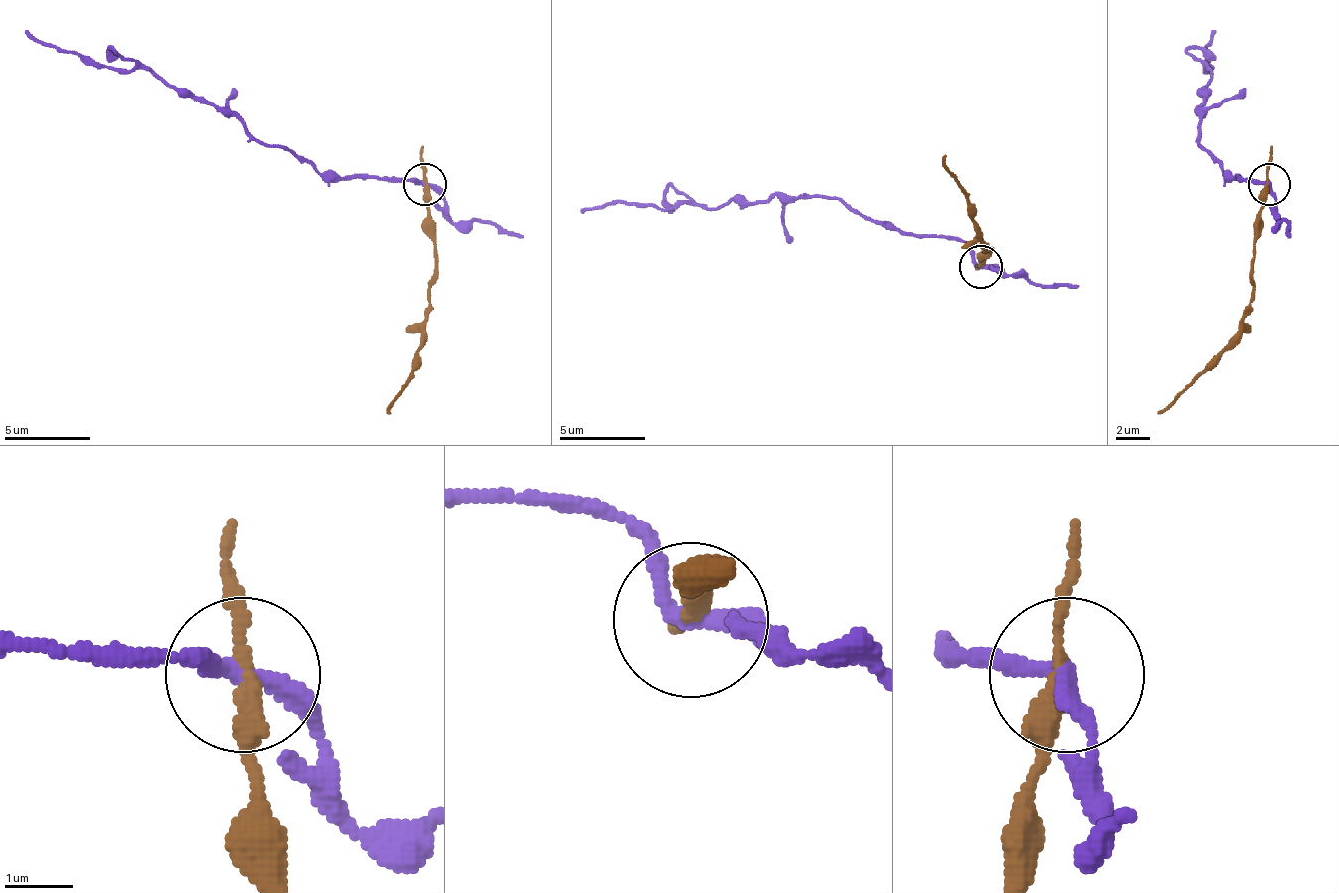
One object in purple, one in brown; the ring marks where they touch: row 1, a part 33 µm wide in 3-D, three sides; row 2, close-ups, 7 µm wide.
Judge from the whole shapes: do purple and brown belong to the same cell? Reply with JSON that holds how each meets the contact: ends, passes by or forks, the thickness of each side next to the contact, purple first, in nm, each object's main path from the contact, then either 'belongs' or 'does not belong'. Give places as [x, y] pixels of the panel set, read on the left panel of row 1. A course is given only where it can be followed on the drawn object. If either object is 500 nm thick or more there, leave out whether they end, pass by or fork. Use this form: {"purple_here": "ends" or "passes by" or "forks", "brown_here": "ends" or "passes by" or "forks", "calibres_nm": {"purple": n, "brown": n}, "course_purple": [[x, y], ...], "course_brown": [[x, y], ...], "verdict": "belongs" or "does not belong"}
{"purple_here": "passes by", "brown_here": "passes by", "calibres_nm": {"purple": 240, "brown": 260}, "course_purple": [[426, 183], [332, 179], [144, 68], [97, 68], [24, 29]], "course_brown": [[426, 187], [434, 247], [430, 311], [417, 367], [392, 401], [392, 414]], "verdict": "does not belong"}

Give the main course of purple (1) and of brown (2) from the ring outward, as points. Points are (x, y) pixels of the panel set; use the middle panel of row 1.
1: (981, 267), (951, 238), (887, 229), (840, 199), (815, 195), (712, 208), (699, 203), (579, 208)
2: (981, 267), (990, 250), (986, 250), (973, 203), (947, 169), (947, 156)

